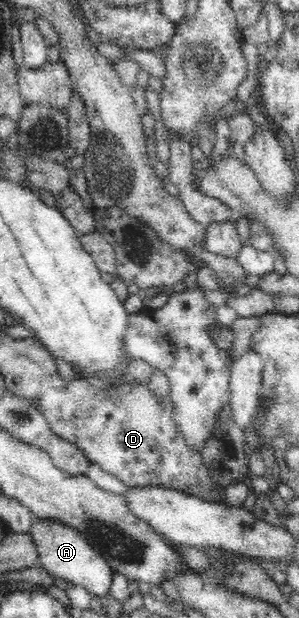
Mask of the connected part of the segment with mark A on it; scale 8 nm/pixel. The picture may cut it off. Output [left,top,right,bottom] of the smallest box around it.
[29,516,114,597]

